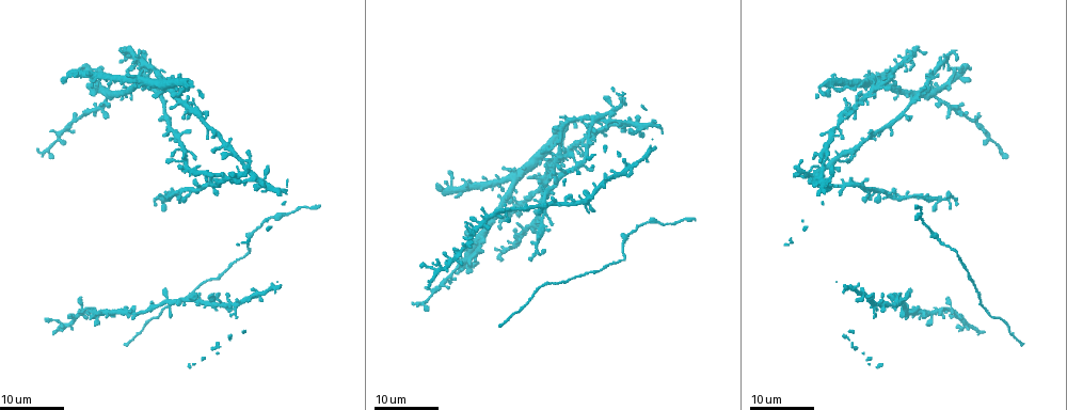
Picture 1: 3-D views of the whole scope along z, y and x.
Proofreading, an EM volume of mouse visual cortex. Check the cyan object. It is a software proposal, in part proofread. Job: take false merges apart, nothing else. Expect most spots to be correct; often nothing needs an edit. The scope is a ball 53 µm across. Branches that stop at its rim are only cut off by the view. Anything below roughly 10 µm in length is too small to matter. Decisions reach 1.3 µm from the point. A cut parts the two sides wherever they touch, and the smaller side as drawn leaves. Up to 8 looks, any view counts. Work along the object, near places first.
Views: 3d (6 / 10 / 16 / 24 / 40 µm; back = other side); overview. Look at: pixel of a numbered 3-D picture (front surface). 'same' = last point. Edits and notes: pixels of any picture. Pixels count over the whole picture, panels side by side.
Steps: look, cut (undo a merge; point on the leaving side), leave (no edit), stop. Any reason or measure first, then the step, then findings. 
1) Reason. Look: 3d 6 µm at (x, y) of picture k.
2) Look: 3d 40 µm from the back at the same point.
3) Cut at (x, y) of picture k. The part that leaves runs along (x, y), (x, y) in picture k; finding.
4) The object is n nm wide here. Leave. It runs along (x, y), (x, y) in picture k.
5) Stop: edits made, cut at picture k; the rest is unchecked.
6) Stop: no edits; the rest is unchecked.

Looks like a crossing. Look: 3d 24 µm at (483, 236) of picture 1.

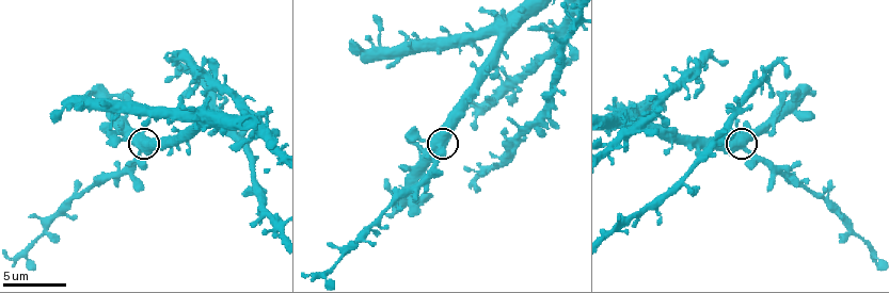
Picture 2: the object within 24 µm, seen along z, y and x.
Zoom in. Look: 3d 10 µm at (745, 145) of picture 2.

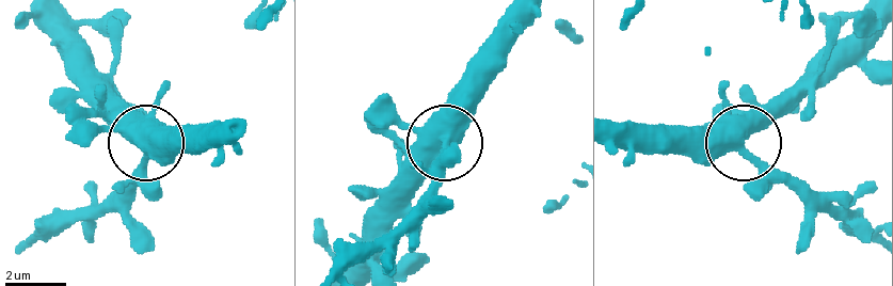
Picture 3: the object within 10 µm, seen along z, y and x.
4 arms meet here. Leave. All the same neuron.

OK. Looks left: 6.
Four or more arms meet. Look: 3d 10 µm at (571, 13) of picture 2.

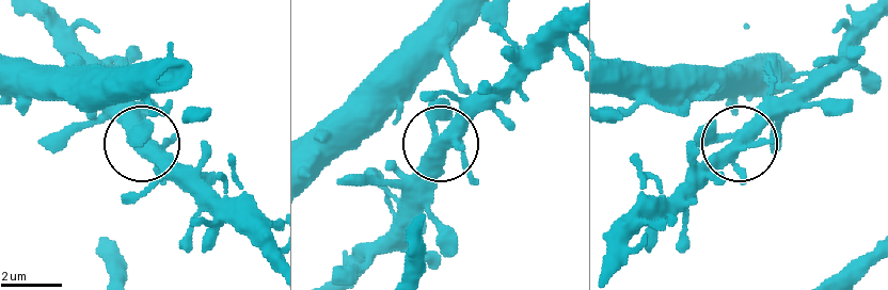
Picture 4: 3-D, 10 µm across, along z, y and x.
Look: 3d 10 µm from the back at (439, 143) of picture 4.

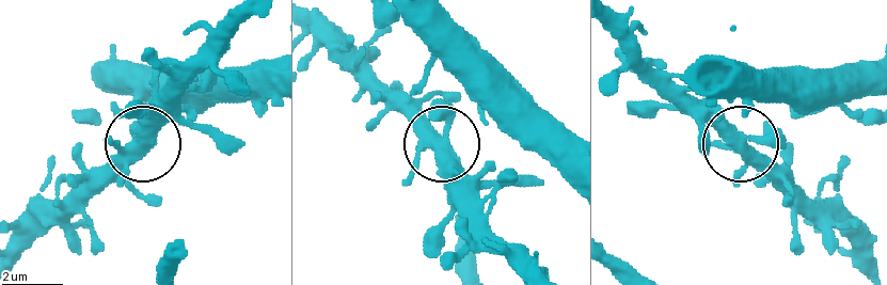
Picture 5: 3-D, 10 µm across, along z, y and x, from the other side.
Leave. It runs along (871, 264), (693, 98) in picture 5; one neuron here.

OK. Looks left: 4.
Three-way junction. Look: 3d 10 µm at (846, 220) of picture 2.

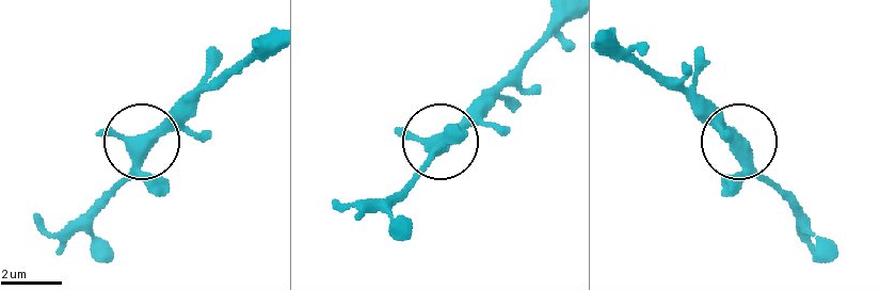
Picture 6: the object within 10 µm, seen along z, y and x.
From behind. Look: 3d 10 µm from the back at (737, 142) of picture 6.

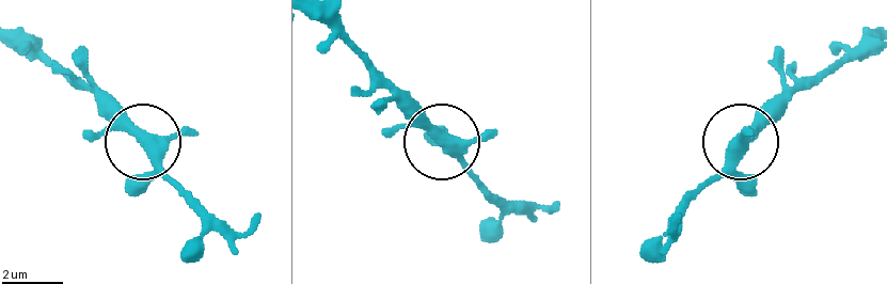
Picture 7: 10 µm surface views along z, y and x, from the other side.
Leave. It runs along (16, 35), (85, 87), (198, 206) in picture 7; all the same neuron.

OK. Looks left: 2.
Four-way junction. Look: 3d 24 µm at (543, 212) of picture 1.

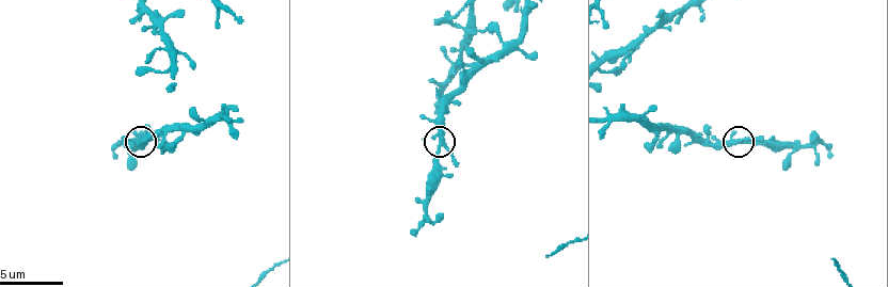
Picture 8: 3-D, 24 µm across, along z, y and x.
Zoom in. Look: 3d 6 µm at (741, 142) of picture 8.

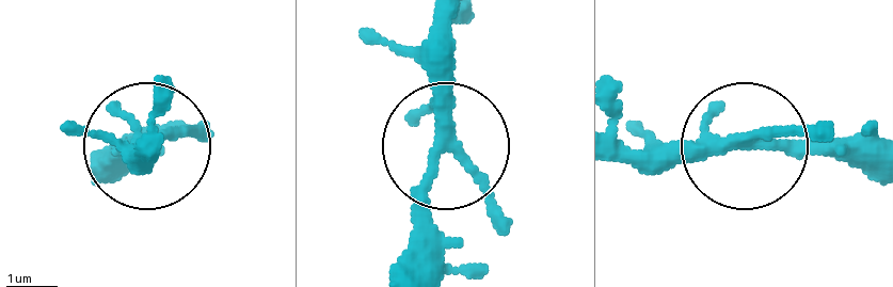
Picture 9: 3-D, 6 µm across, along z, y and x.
Leave. It runs along (453, 19), (433, 274) in picture 9; one neuron here.

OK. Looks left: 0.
Stop: no edits; the rest is unchecked.

